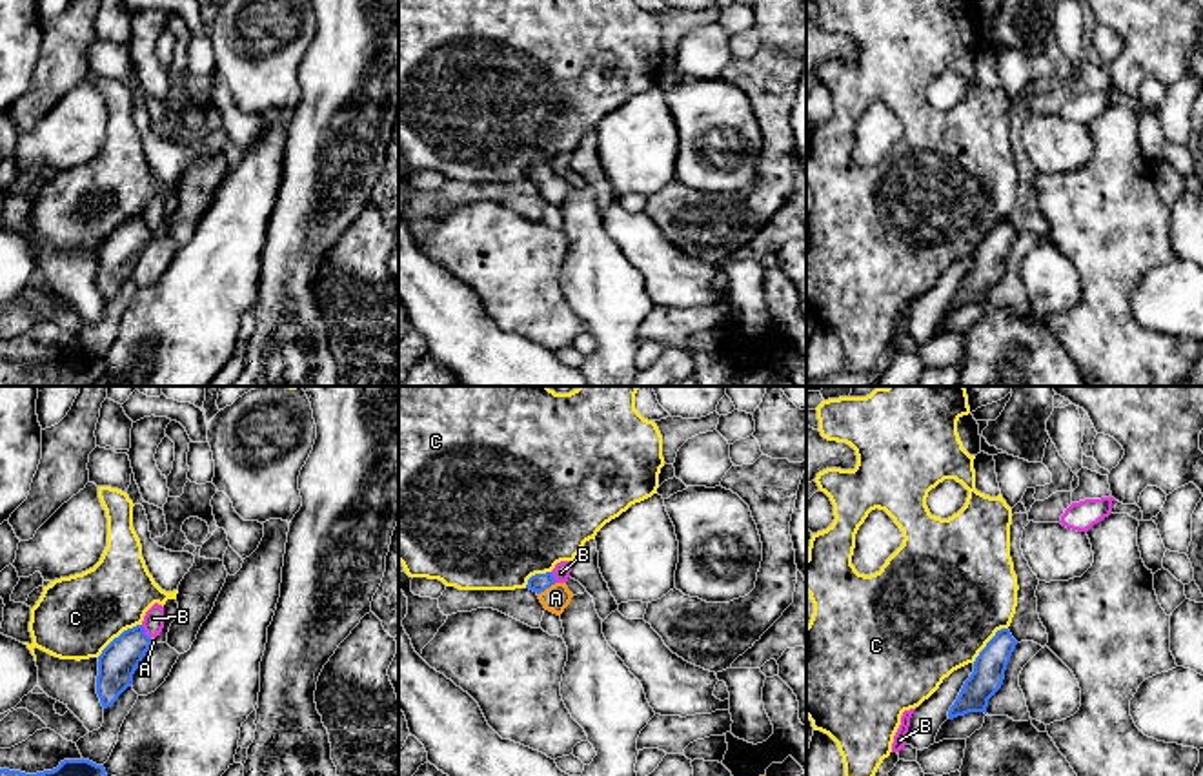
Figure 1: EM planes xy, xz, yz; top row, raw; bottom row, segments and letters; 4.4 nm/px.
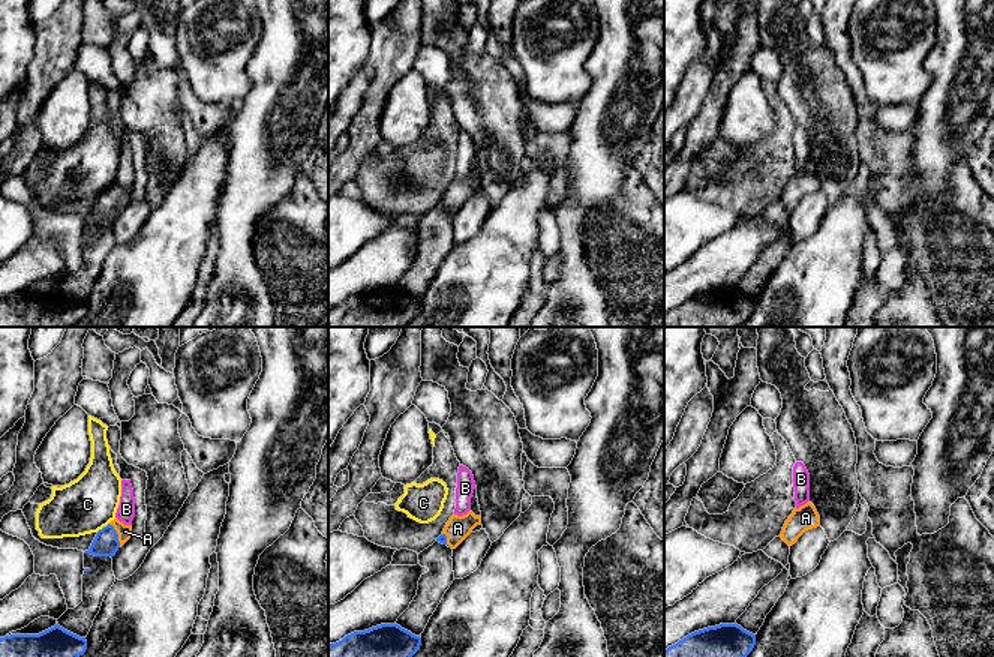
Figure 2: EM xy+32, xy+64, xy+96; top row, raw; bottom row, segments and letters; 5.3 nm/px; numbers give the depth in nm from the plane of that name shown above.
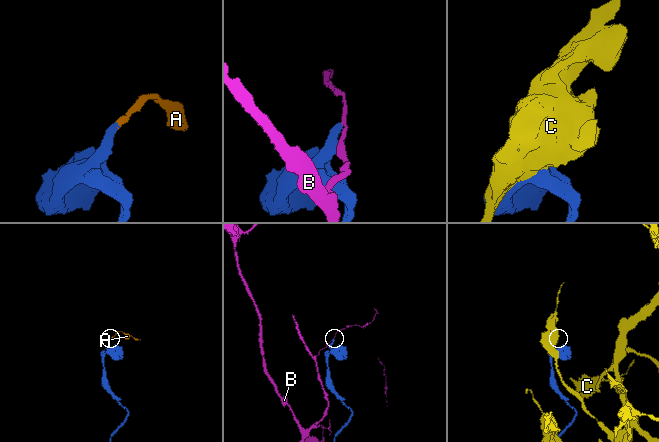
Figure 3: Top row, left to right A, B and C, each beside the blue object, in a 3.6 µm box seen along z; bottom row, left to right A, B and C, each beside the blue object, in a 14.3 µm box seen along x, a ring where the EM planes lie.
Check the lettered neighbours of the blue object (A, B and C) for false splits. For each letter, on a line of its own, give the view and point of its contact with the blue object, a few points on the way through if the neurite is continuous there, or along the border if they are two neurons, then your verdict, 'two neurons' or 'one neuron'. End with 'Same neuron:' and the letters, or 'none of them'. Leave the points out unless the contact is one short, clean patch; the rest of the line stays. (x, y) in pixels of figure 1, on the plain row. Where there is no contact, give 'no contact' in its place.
A: contact xz (546, 179); way xz (539, 173), (546, 179), (556, 190); one neuron
B: contact xy (144, 224); border xy (141, 217), (150, 230); two neurons
C: contact xy (121, 226); two neurons
Same neuron: A

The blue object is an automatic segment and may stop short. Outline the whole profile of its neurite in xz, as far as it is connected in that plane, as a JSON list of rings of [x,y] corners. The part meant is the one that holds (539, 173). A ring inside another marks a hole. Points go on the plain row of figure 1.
[[[551,164],[531,168],[526,180],[533,182],[544,200],[557,208],[564,204],[573,189],[564,175],[555,173]]]

